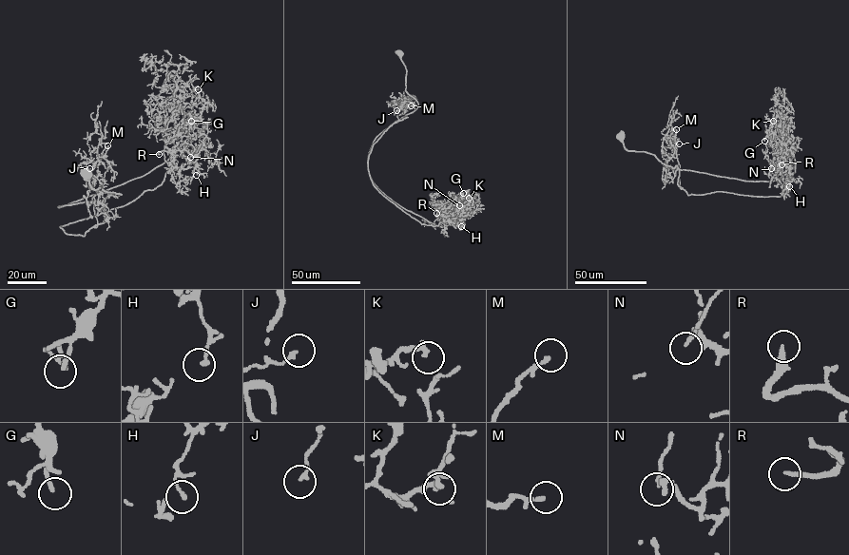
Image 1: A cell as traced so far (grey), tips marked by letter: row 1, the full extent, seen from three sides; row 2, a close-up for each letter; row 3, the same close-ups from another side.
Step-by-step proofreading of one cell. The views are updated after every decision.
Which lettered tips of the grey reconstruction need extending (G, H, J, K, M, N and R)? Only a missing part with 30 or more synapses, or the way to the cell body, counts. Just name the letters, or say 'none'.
K, M, R

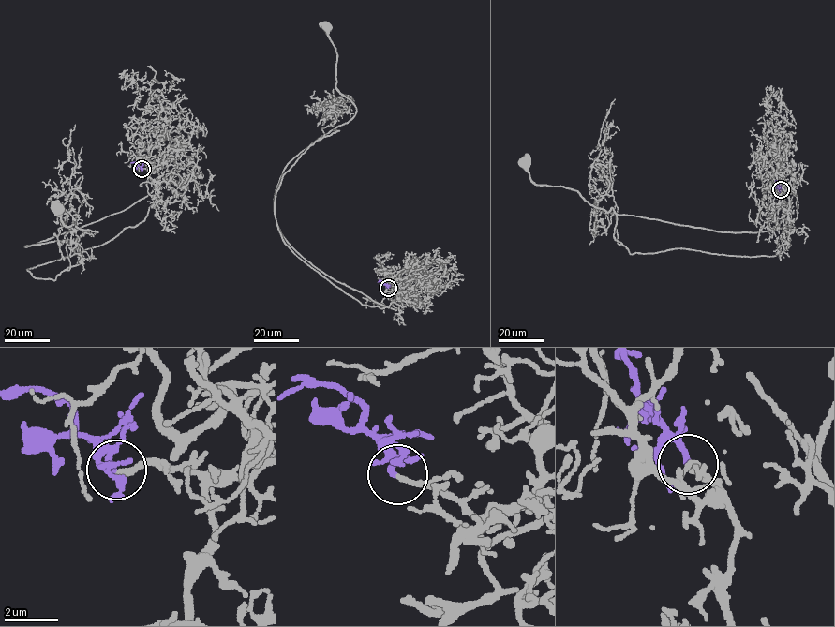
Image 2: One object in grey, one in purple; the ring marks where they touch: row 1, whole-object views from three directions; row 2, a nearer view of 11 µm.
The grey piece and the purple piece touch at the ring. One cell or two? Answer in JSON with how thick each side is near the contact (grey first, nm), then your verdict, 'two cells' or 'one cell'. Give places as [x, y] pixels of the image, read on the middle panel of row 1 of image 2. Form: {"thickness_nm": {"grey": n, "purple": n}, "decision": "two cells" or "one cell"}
{"thickness_nm": {"grey": 220, "purple": 170}, "decision": "one cell"}

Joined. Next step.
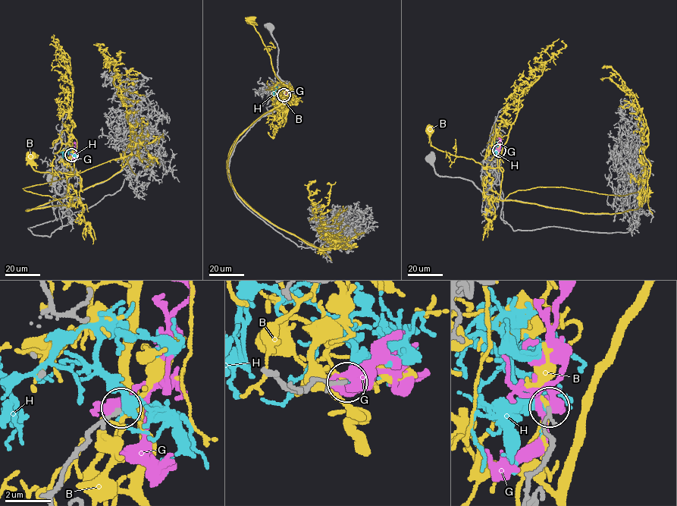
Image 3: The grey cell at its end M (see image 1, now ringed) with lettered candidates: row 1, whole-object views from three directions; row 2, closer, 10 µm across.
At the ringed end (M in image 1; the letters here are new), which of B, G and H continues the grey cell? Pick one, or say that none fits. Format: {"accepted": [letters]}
{"accepted": []}

